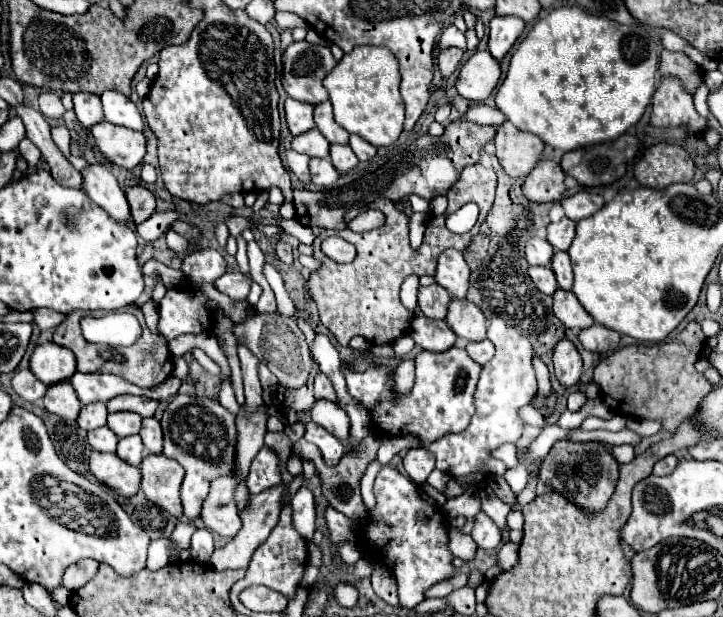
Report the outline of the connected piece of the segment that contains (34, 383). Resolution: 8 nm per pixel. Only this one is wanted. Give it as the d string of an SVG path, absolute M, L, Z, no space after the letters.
M18 370L12 378L12 388L18 396L22 396L30 404L44 398L44 394L48 390L48 386L42 384L30 370Z

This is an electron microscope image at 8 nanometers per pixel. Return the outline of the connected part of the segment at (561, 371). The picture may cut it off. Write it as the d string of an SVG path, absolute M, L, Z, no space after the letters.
M562 340L554 348L554 372L562 386L574 386L578 384L582 376L582 358L576 350L576 346L570 340Z

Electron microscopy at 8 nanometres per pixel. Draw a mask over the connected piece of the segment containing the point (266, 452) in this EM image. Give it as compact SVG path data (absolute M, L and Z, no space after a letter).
M266 446L252 460L248 480L246 480L248 490L250 490L250 494L260 494L262 490L272 488L280 482L282 482L282 478L280 478L280 468L278 468L278 456L274 450L270 450Z

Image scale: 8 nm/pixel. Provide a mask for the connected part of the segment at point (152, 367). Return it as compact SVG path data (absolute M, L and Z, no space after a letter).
M70 312L68 318L56 326L56 332L54 332L54 342L60 344L60 346L66 346L70 348L74 354L76 354L76 362L78 362L78 372L106 372L106 374L118 374L122 376L124 380L140 386L140 388L152 388L152 386L158 386L162 384L170 374L172 374L172 354L168 352L168 344L164 338L152 334L146 326L144 326L144 332L140 336L140 340L128 348L116 348L112 350L112 346L102 346L102 344L90 344L84 336L82 336L82 330L80 330L80 318L82 318L82 312Z

